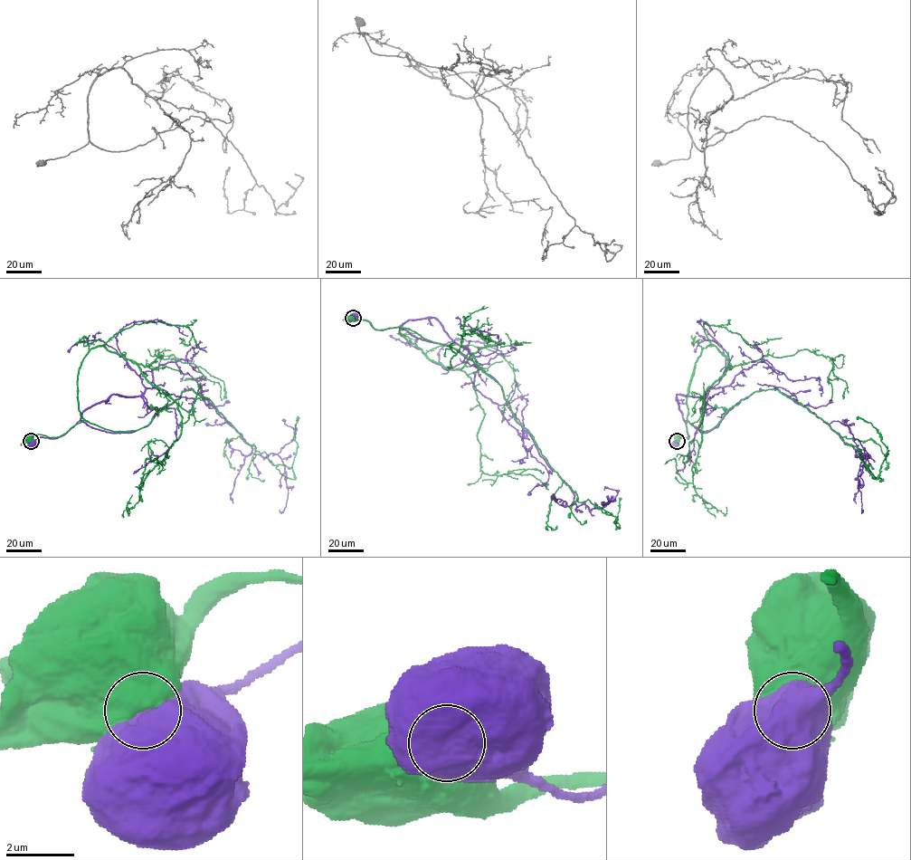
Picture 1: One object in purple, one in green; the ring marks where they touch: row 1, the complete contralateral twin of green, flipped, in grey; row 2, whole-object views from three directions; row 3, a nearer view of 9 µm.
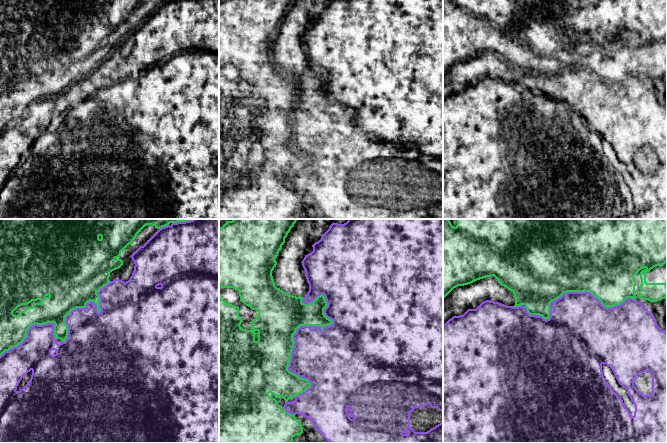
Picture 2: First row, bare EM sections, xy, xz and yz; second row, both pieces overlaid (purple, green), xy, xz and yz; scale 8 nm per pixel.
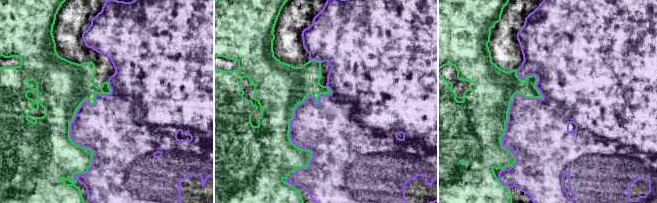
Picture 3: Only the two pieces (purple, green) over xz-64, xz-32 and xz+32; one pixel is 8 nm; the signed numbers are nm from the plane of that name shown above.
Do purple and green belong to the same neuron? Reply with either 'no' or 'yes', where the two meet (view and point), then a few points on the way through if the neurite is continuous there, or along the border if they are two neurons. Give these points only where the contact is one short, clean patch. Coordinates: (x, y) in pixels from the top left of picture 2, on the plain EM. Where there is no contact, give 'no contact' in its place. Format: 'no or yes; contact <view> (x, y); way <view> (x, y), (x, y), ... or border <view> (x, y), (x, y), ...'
no; contact xz (293, 113)

